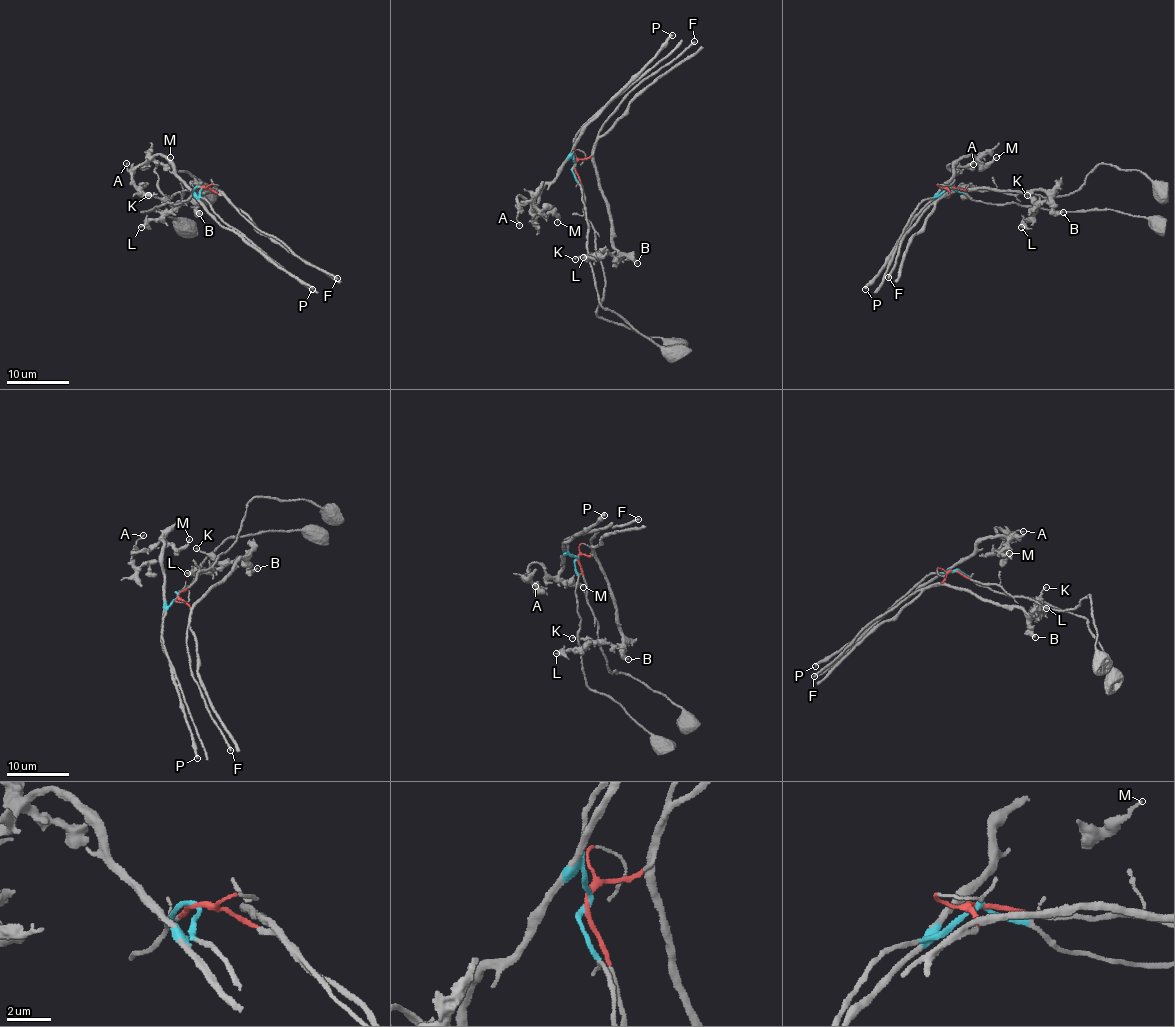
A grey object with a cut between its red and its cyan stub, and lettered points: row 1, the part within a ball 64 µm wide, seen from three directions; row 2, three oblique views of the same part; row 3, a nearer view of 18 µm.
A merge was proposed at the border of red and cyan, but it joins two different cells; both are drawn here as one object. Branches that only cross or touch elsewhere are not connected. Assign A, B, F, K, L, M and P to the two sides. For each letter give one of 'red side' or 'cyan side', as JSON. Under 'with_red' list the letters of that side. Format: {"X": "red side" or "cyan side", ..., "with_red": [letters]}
{"A": "cyan side", "B": "red side", "F": "red side", "K": "red side", "L": "red side", "M": "cyan side", "P": "cyan side", "with_red": ["B", "F", "K", "L"]}

